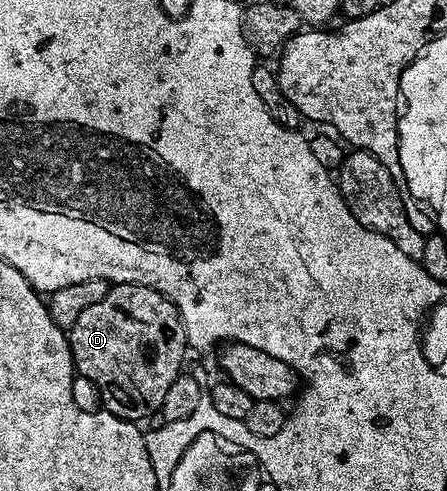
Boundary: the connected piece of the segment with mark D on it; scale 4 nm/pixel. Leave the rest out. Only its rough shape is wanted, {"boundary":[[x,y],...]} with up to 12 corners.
{"boundary":[[111,284],[73,322],[76,373],[143,422],[189,352],[175,304]]}

